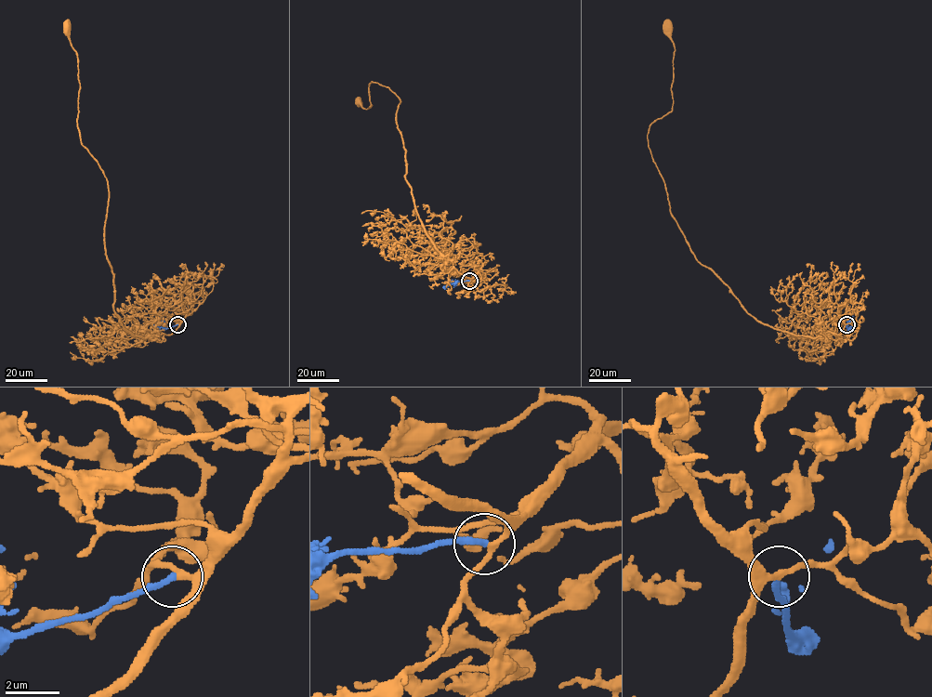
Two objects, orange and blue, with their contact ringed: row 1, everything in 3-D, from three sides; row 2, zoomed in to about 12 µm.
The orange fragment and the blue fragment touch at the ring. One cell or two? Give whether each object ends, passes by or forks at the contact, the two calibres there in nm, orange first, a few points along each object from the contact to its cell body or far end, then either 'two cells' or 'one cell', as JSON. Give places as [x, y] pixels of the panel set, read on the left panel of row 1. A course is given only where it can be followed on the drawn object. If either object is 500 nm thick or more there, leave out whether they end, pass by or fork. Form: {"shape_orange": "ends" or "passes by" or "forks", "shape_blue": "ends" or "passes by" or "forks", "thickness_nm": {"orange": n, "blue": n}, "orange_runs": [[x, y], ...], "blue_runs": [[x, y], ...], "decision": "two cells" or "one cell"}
{"shape_orange": "passes by", "shape_blue": "ends", "thickness_nm": {"orange": 200, "blue": 220}, "orange_runs": [[178, 324], [144, 337], [114, 311], [108, 183], [82, 145], [77, 54], [67, 28]], "blue_runs": [[177, 324], [165, 328], [155, 316]], "decision": "one cell"}

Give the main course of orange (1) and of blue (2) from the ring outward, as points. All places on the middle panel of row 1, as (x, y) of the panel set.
1: (470, 281), (436, 247), (415, 206), (396, 124), (400, 99), (372, 82), (370, 108), (359, 101)
2: (469, 281), (447, 282)

